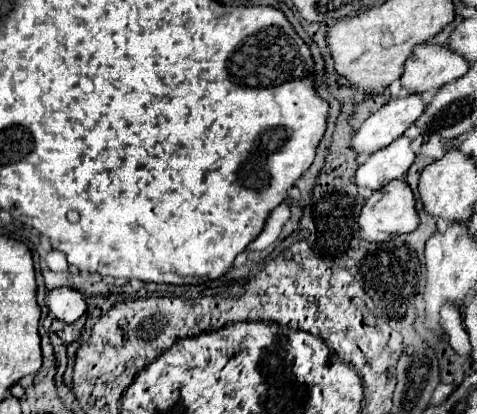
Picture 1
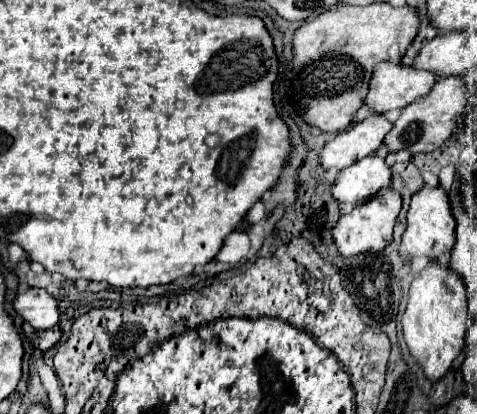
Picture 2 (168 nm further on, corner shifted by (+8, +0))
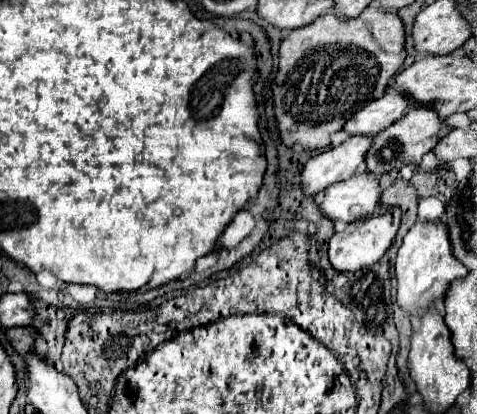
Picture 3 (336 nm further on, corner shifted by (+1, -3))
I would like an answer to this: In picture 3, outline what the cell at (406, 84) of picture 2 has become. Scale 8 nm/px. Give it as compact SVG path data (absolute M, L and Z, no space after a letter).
M389 89L381 99L375 99L373 103L365 105L361 111L357 111L343 127L349 135L367 135L373 137L393 125L401 115L411 107L411 99L405 99L405 95L399 95L397 91Z

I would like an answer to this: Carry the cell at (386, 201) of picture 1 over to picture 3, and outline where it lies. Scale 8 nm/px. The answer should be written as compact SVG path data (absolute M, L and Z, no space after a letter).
M389 207L385 209L385 213L379 215L369 215L365 219L353 221L347 225L345 231L335 233L329 241L329 263L335 271L357 271L363 267L369 267L373 263L377 263L385 251L391 247L395 233L399 229L399 221L401 221L401 211L397 207Z

